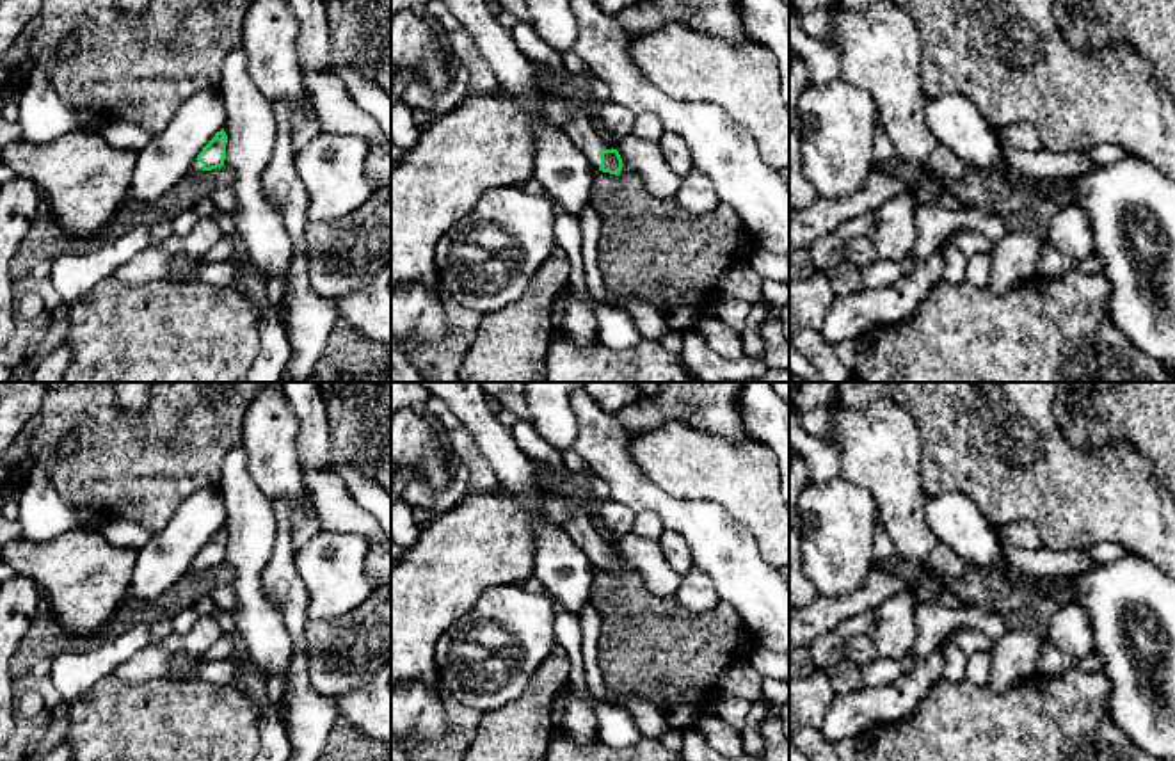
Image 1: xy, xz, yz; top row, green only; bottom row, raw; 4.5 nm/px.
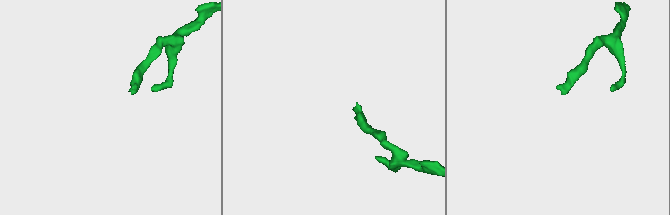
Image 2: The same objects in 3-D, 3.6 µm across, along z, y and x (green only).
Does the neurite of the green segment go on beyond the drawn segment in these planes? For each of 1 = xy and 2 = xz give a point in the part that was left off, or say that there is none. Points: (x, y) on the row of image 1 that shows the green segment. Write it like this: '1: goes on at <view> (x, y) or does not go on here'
1: goes on at xy (196, 166)
2: goes on at xz (580, 130)

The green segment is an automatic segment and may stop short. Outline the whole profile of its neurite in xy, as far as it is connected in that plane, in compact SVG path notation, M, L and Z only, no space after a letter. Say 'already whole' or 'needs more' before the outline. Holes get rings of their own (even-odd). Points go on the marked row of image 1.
needs more; M224 128L203 148L190 165L190 172L212 171L224 165L228 135Z

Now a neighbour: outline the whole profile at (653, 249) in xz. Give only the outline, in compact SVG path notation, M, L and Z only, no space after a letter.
M624 162L617 176L594 172L588 203L601 219L597 252L608 293L645 300L663 315L683 304L711 313L718 277L745 265L755 245L729 204L693 215L675 197L652 196Z

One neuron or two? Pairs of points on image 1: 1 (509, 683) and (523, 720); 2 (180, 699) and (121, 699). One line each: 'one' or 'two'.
1: two
2: one

